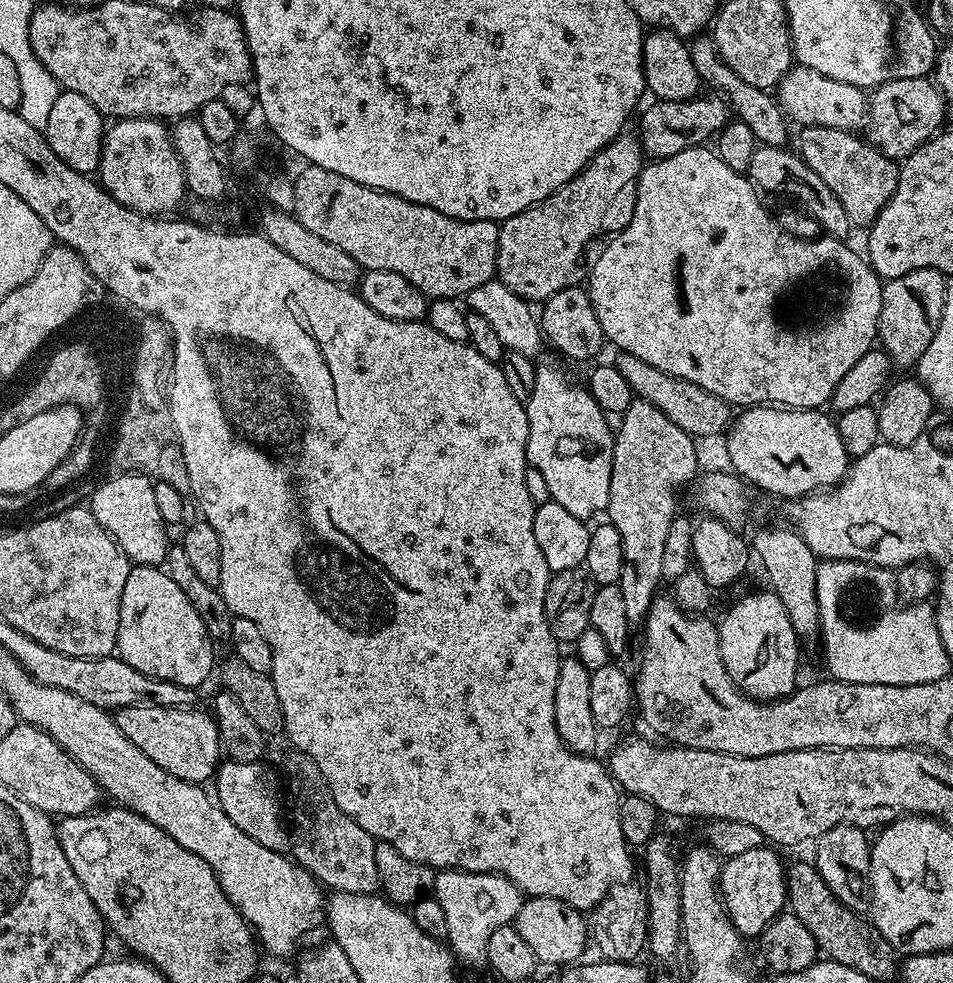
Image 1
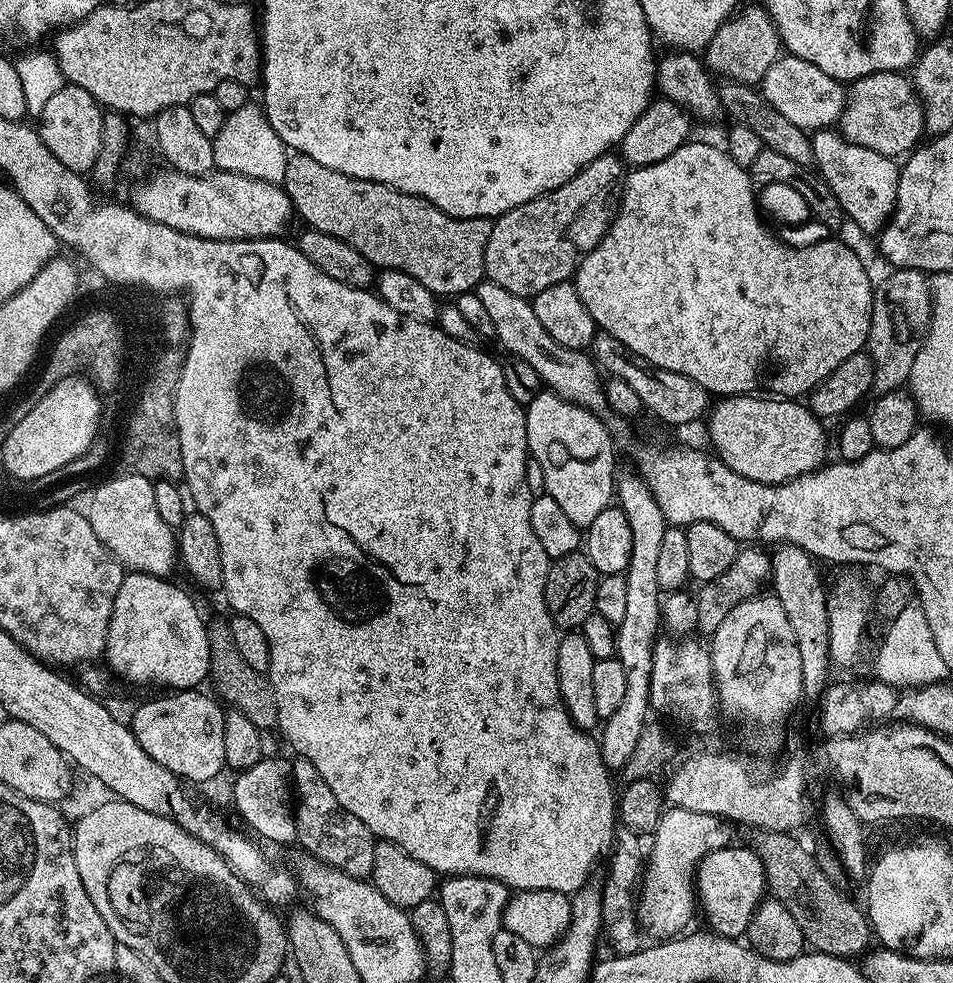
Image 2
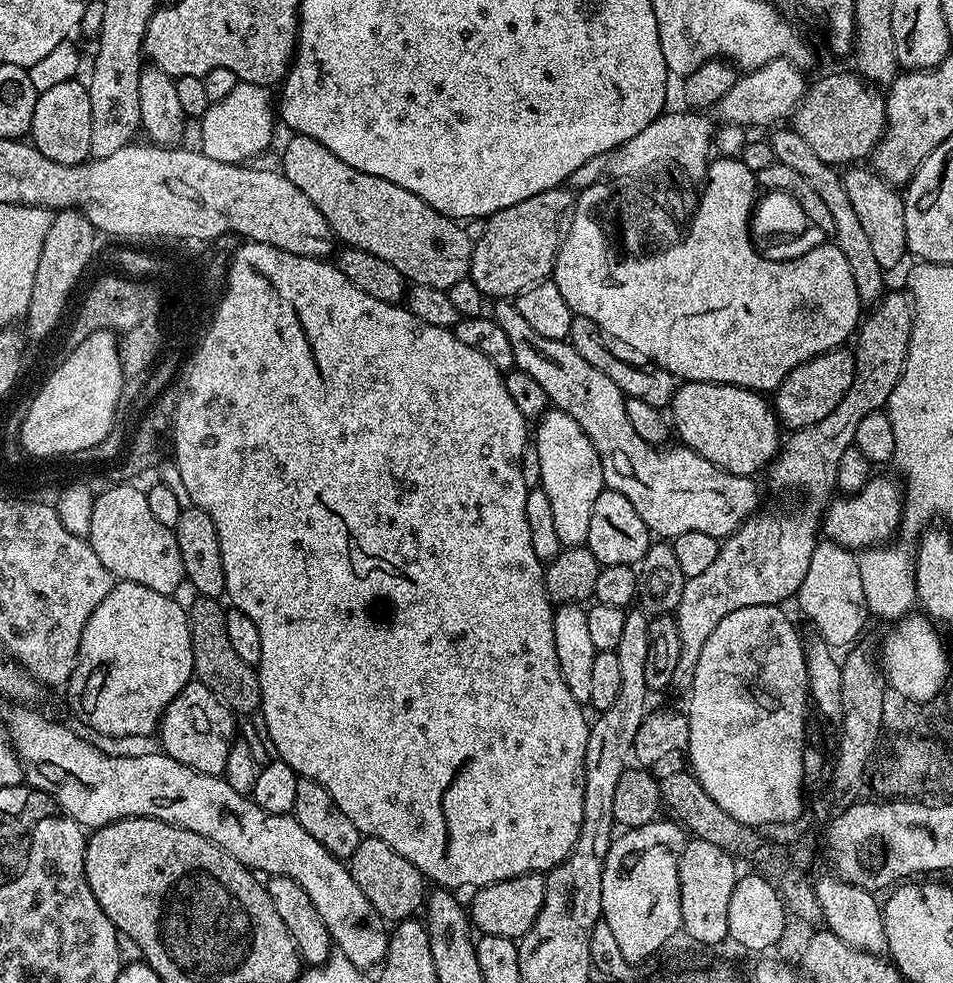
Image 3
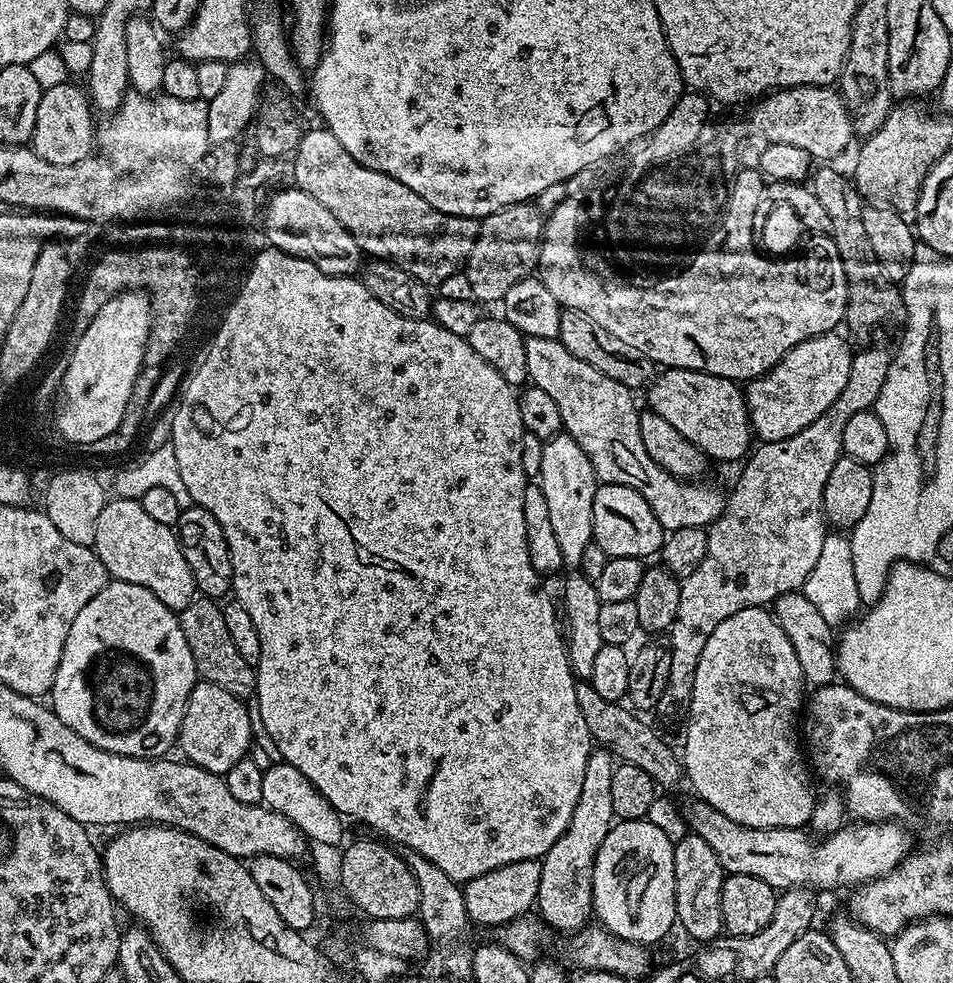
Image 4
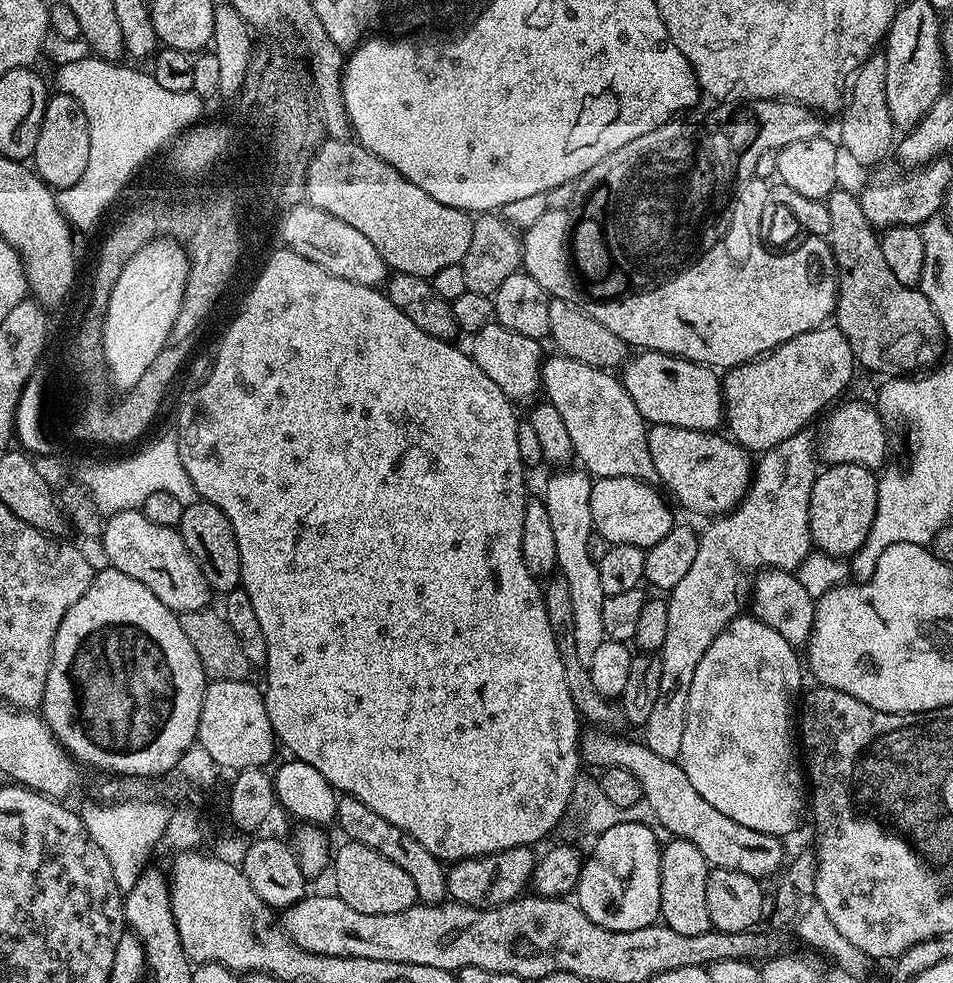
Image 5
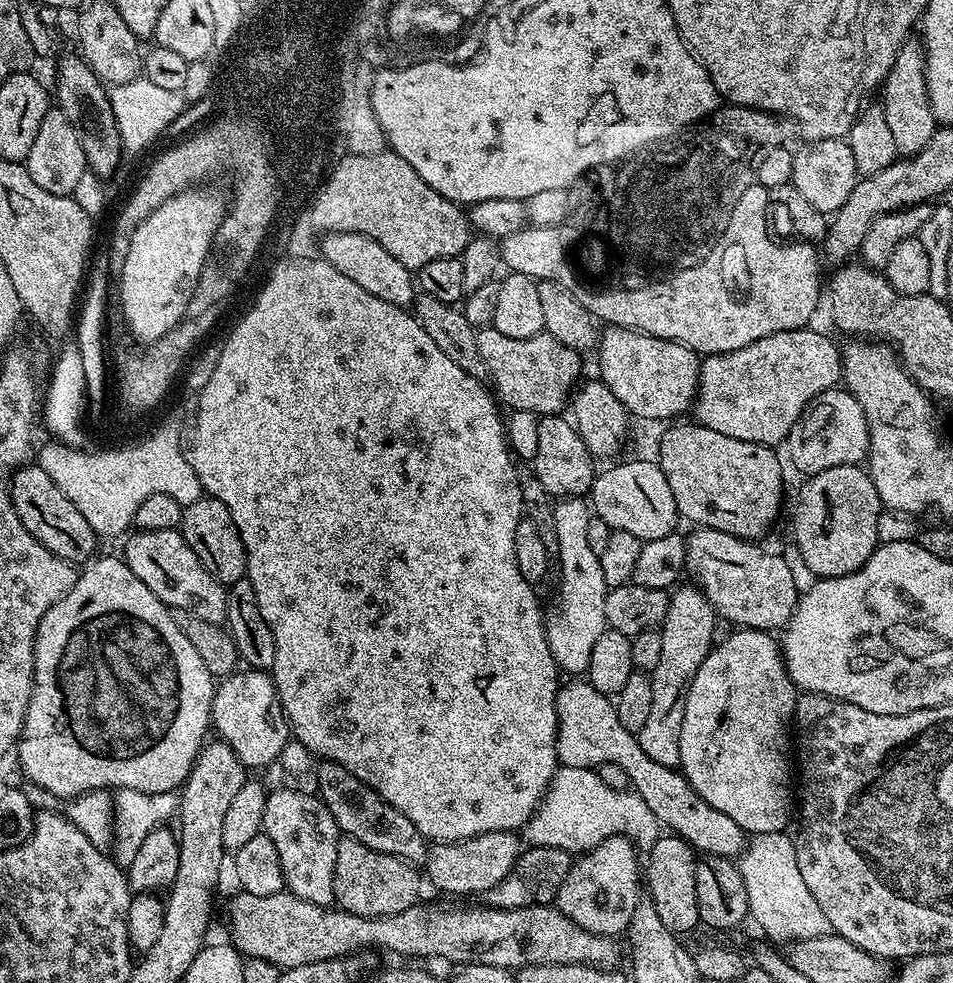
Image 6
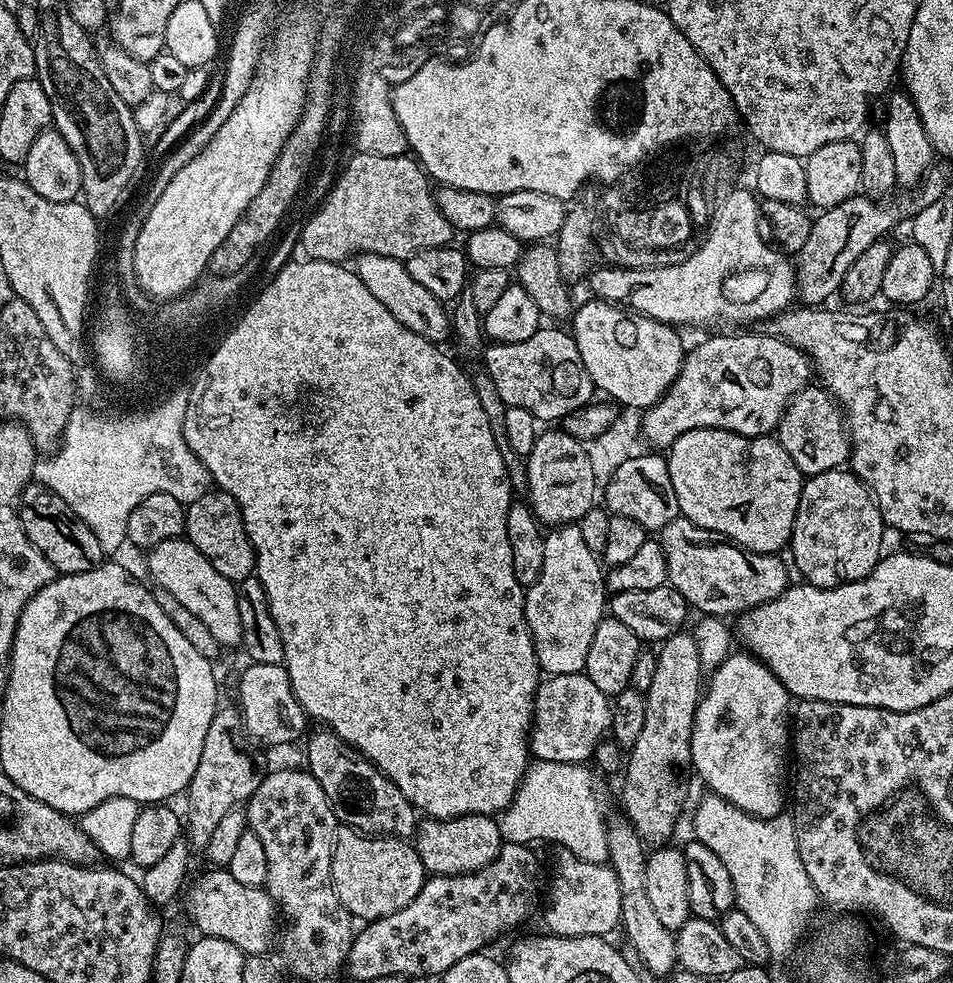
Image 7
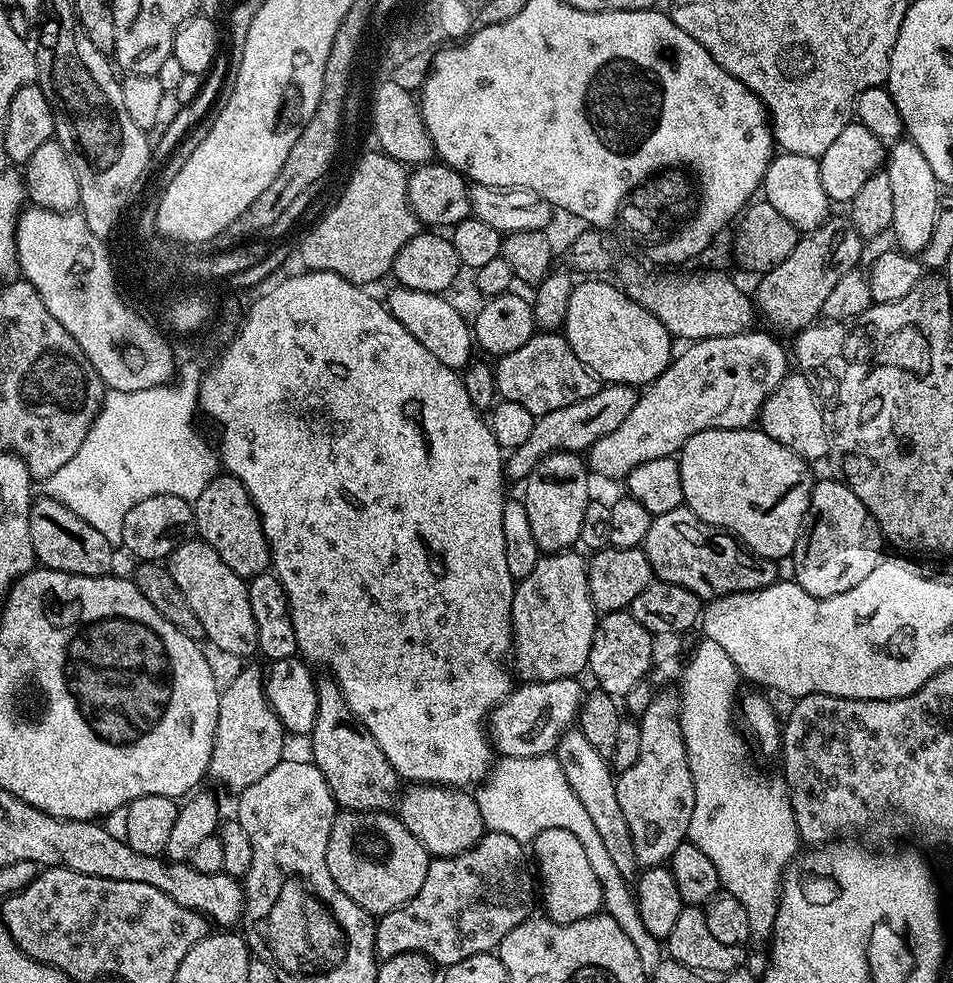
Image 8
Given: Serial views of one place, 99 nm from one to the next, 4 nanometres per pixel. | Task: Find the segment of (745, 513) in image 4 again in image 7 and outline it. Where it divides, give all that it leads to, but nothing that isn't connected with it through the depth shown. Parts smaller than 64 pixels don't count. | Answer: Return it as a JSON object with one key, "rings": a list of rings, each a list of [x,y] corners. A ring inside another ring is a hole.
{"rings":[[[681,630],[675,632],[671,638],[663,641],[656,652],[658,670],[654,673],[654,679],[650,681],[650,690],[647,692],[646,722],[638,737],[638,742],[627,753],[626,767],[622,772],[624,778],[624,809],[623,815],[629,823],[633,824],[641,840],[648,846],[660,846],[672,836],[676,828],[676,819],[680,816],[680,807],[684,804],[684,780],[680,772],[689,771],[692,768],[692,755],[690,754],[690,738],[696,706],[702,695],[702,680],[700,684],[700,659],[698,658],[698,646],[691,631]]]}

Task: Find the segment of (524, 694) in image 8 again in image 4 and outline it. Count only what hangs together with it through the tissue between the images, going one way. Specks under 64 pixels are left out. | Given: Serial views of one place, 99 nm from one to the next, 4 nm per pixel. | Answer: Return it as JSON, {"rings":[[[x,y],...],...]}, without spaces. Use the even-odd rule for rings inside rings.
{"rings":[[[693,799],[693,804],[683,805],[682,815],[697,836],[701,836],[718,854],[718,862],[728,874],[750,874],[750,878],[762,878],[770,887],[777,890],[790,888],[845,888],[851,890],[859,885],[868,884],[871,880],[890,874],[913,851],[914,843],[908,835],[905,825],[895,822],[852,822],[840,828],[833,836],[813,838],[804,828],[755,828],[742,826],[734,818],[726,818],[718,810],[711,808],[705,800]]]}

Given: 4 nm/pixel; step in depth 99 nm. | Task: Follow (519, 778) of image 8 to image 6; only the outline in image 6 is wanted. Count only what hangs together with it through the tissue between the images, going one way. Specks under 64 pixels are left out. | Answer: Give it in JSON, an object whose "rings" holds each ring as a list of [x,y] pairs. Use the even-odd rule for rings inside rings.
{"rings":[[[563,766],[557,767],[536,813],[522,829],[523,839],[531,847],[557,848],[573,854],[589,853],[611,836],[627,837],[637,849],[647,850],[661,835],[661,824],[635,790],[610,790],[596,770]]]}

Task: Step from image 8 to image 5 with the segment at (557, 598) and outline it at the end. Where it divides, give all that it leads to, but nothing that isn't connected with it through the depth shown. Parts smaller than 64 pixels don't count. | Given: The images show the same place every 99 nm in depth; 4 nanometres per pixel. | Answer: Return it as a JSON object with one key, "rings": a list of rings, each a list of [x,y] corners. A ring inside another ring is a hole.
{"rings":[[[556,470],[544,488],[542,499],[550,514],[554,529],[554,546],[558,550],[556,566],[569,582],[573,594],[574,633],[578,646],[578,655],[584,664],[594,658],[594,650],[602,646],[605,634],[602,630],[602,602],[605,595],[602,585],[598,583],[596,564],[586,551],[586,542],[593,532],[592,515],[590,514],[590,490],[593,477],[583,470]]]}

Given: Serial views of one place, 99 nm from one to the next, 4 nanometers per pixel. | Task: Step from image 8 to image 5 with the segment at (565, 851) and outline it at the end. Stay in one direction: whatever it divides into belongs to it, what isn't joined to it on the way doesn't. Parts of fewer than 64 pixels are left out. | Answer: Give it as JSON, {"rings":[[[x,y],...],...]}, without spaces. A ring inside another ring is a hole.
{"rings":[[[618,823],[599,833],[574,889],[576,903],[595,925],[615,932],[641,929],[659,919],[661,843],[654,830],[640,823]]]}

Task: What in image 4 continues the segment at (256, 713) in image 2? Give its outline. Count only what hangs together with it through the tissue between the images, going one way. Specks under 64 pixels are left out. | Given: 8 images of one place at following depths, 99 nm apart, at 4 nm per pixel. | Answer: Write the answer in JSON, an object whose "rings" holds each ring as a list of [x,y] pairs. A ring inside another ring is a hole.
{"rings":[[[193,598],[185,608],[179,609],[178,615],[182,634],[186,634],[186,646],[190,646],[190,654],[194,658],[197,677],[214,686],[222,686],[222,690],[230,690],[230,694],[235,696],[255,697],[256,669],[234,647],[230,633],[226,631],[223,607],[212,598]]]}

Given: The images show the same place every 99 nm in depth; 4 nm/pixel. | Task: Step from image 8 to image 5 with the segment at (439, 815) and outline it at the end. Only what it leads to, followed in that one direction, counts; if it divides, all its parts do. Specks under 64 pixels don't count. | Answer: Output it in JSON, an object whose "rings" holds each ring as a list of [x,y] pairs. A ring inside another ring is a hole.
{"rings":[[[531,847],[511,848],[489,856],[455,861],[447,869],[448,896],[455,903],[475,908],[496,908],[500,904],[508,904],[529,887],[538,859],[537,853],[532,852],[535,851]]]}

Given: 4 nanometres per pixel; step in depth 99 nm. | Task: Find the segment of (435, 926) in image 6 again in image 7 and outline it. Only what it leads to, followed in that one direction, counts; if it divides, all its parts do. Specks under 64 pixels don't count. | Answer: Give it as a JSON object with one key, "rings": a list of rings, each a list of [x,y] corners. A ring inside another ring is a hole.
{"rings":[[[227,870],[208,871],[212,872],[202,873],[196,881],[193,879],[182,896],[184,908],[188,911],[193,926],[197,928],[197,933],[200,936],[222,938],[222,942],[238,946],[245,957],[267,953],[271,944],[273,947],[277,935],[276,920],[278,921],[278,906],[267,888],[245,886]]]}

